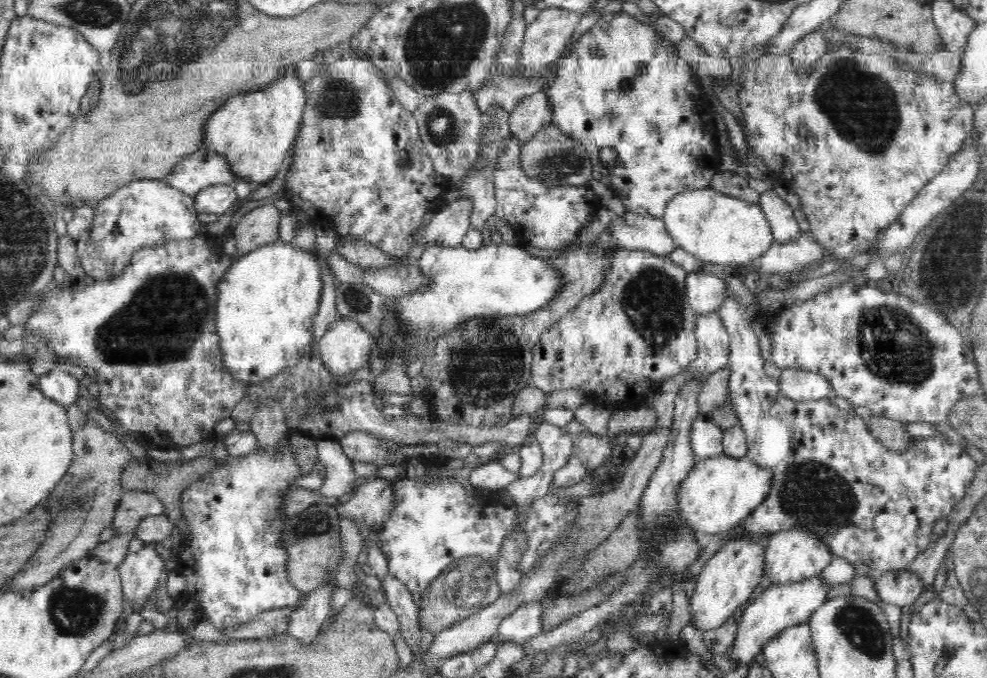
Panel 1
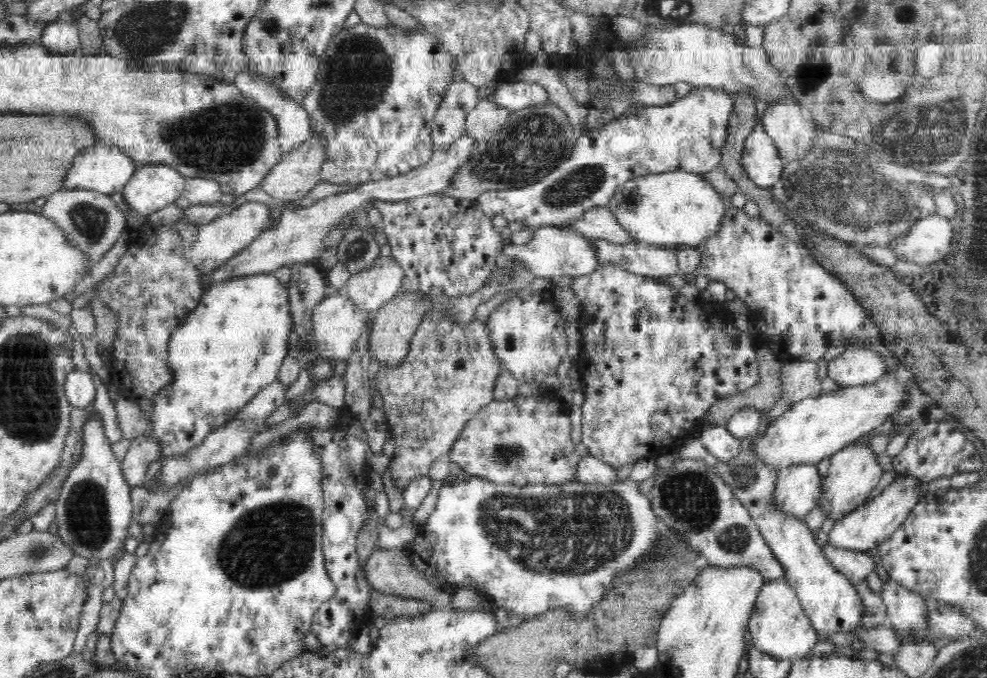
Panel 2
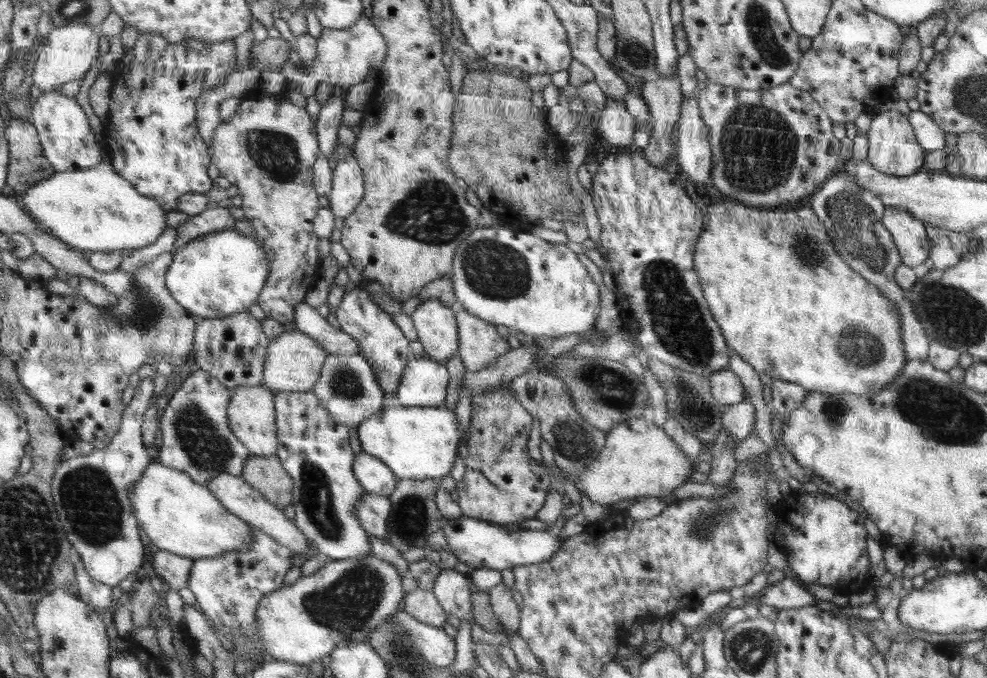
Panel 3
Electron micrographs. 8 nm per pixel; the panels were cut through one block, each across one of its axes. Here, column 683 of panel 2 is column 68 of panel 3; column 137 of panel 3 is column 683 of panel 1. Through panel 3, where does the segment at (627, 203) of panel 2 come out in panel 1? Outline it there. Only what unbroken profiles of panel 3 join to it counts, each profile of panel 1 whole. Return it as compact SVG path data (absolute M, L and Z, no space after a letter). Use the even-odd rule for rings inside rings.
M711 185L675 192L666 201L660 217L664 229L677 247L689 252L700 262L721 264L732 271L742 265L750 265L775 242L760 205L730 196Z

